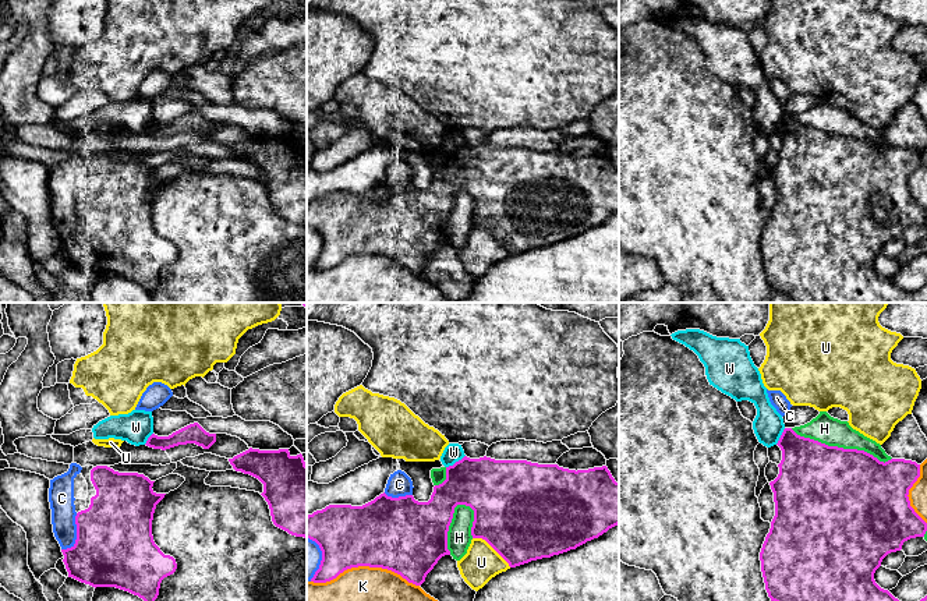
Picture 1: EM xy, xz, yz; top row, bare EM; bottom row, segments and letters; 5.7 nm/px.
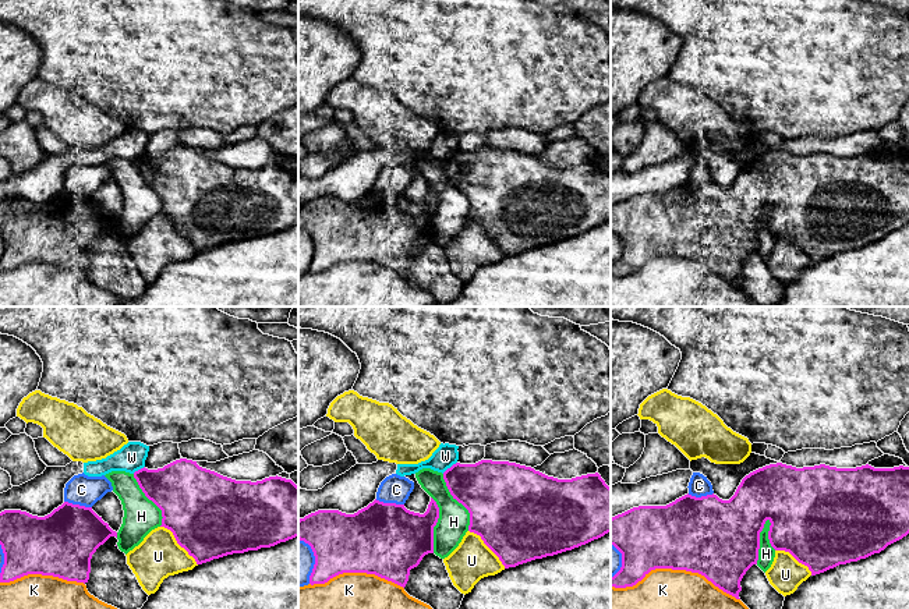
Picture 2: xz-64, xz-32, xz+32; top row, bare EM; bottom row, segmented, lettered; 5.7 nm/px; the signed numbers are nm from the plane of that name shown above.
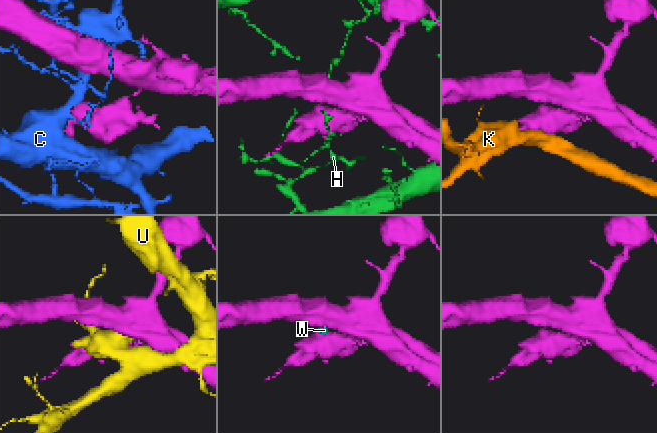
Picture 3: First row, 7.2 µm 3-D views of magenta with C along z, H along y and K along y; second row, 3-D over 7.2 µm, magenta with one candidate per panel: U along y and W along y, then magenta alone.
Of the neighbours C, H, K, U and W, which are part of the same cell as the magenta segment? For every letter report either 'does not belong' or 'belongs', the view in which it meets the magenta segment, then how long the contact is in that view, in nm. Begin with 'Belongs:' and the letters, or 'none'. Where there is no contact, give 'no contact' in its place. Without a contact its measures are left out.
Belongs: none
C: does not belong; contact in xy; length 240 nm
H: does not belong; contact in yz; length 600 nm
K: does not belong; contact in xz; length 600 nm
U: does not belong; contact in xz; length 280 nm
W: does not belong; contact in xz; length 130 nm

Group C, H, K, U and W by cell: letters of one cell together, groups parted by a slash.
C / H / K / U / W

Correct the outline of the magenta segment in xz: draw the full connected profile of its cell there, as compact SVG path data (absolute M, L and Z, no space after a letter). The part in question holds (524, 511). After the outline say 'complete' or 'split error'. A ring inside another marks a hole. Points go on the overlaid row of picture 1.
M464 456L461 460L456 462L453 466L446 467L446 480L434 487L434 492L428 502L418 502L413 495L392 498L385 492L376 496L374 501L362 505L362 506L351 506L351 505L329 505L322 510L316 510L312 515L307 516L307 538L315 541L322 551L322 561L319 569L315 572L311 581L314 583L326 583L336 579L340 573L347 569L358 568L358 566L369 566L369 568L382 568L392 570L406 579L408 583L415 586L421 586L425 581L427 575L434 569L438 561L450 555L447 549L447 531L453 519L454 508L457 505L470 506L474 510L474 522L471 527L473 538L485 540L507 563L510 568L516 568L531 561L551 558L553 555L559 555L567 552L570 549L576 549L577 547L598 538L609 528L619 524L619 482L615 481L611 471L606 466L594 467L588 470L569 470L559 467L558 464L538 464L527 460L495 460L491 457L480 457L470 459Z; complete

